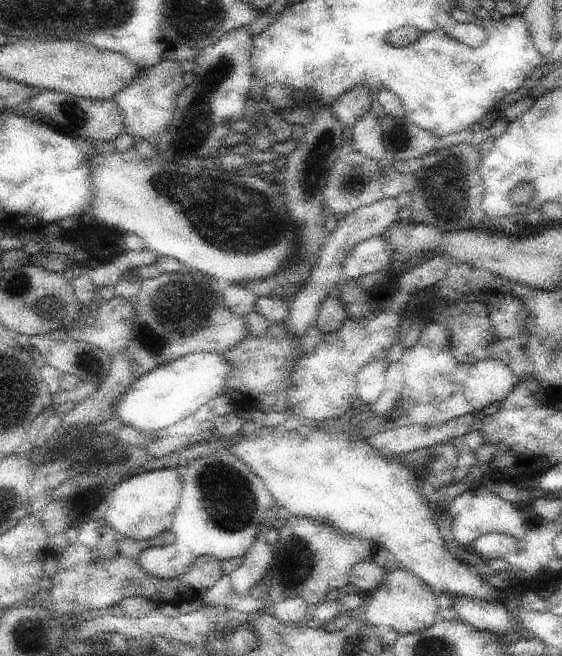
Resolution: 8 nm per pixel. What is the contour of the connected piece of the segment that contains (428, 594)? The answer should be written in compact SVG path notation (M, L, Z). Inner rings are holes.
M405 567L387 571L382 584L371 594L370 602L362 610L362 616L372 627L387 625L400 635L425 632L436 623L439 616L437 597L429 586Z

